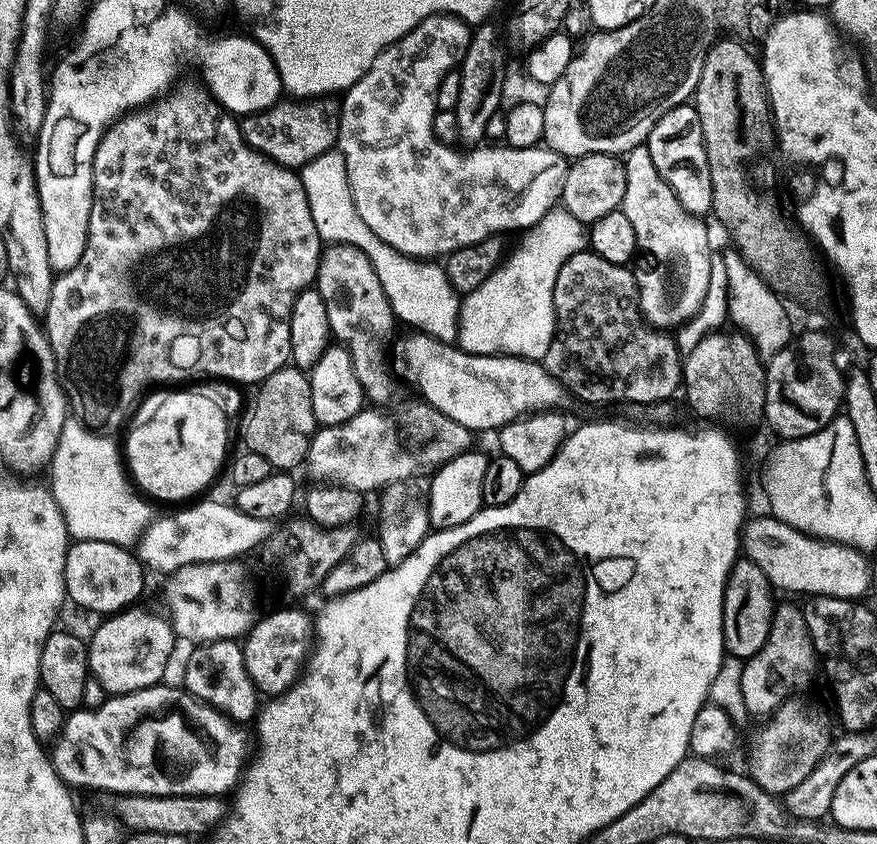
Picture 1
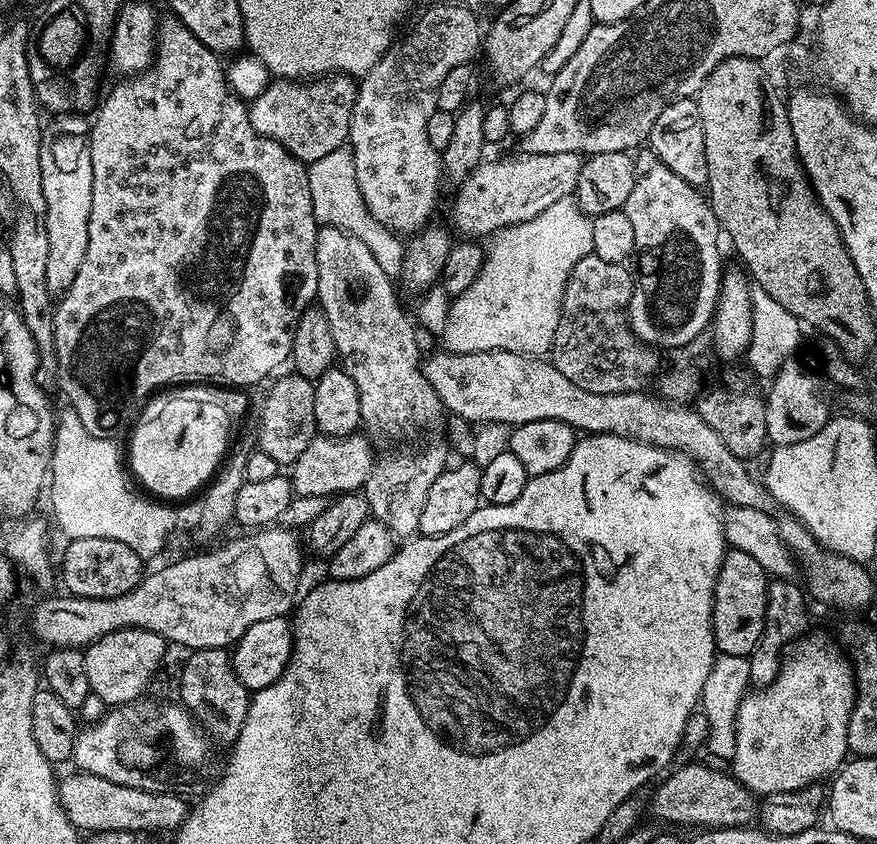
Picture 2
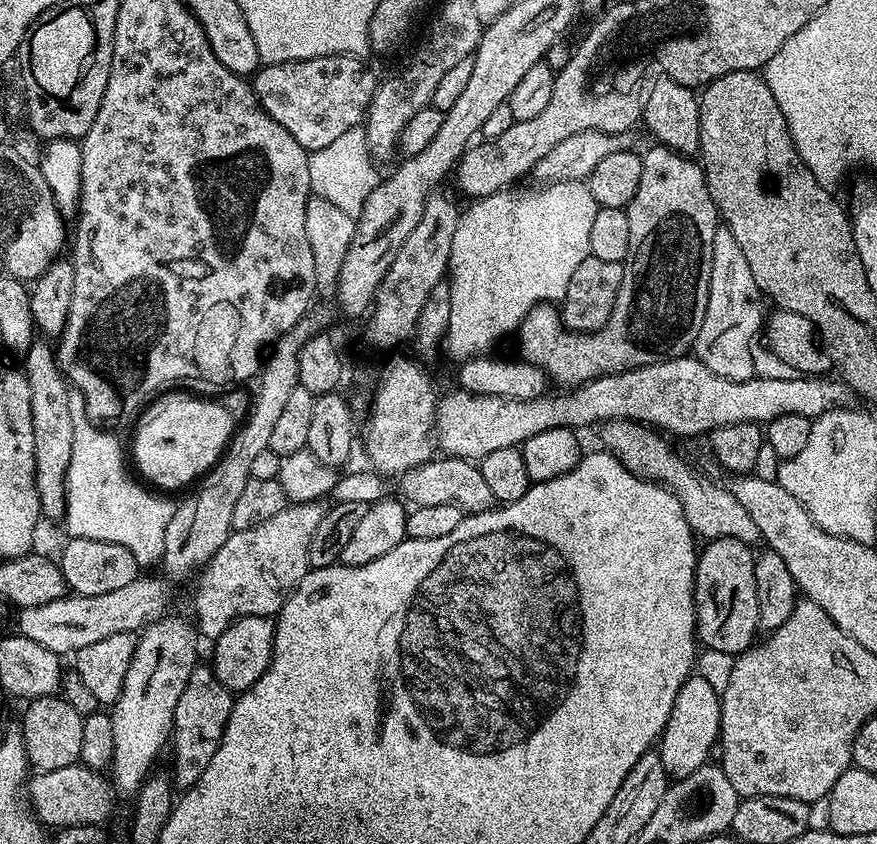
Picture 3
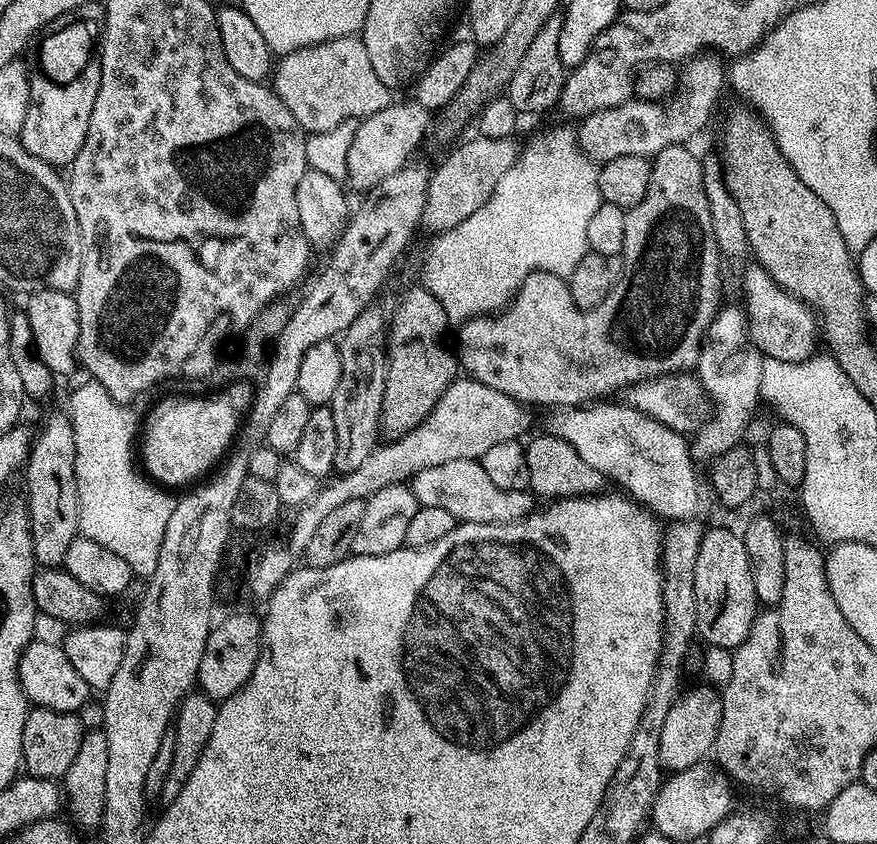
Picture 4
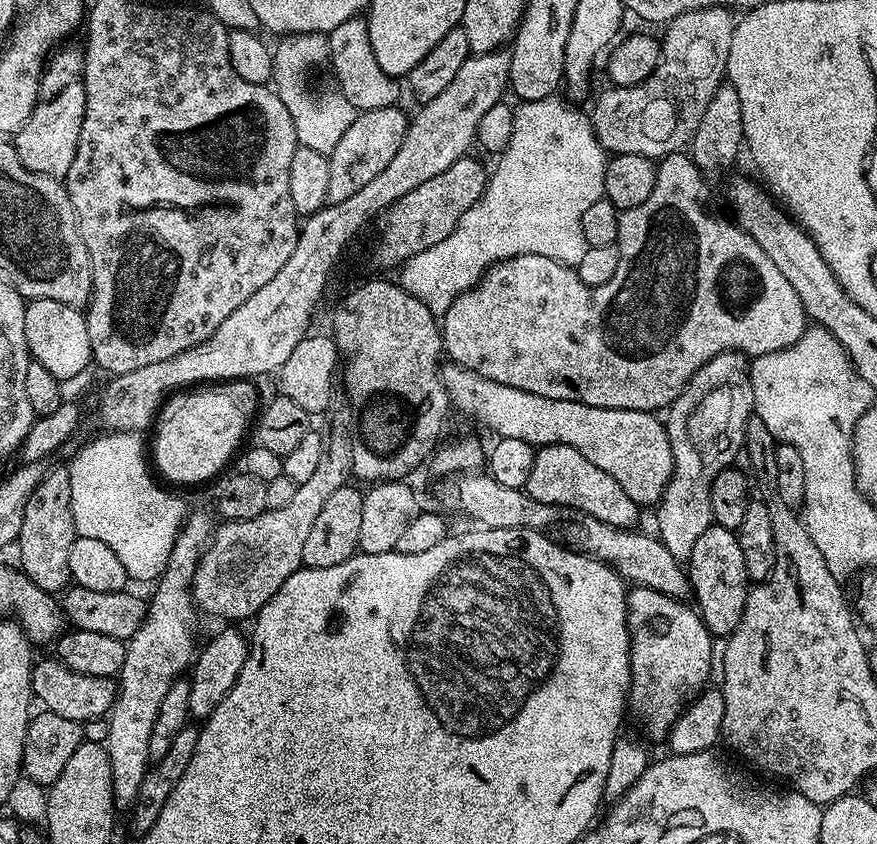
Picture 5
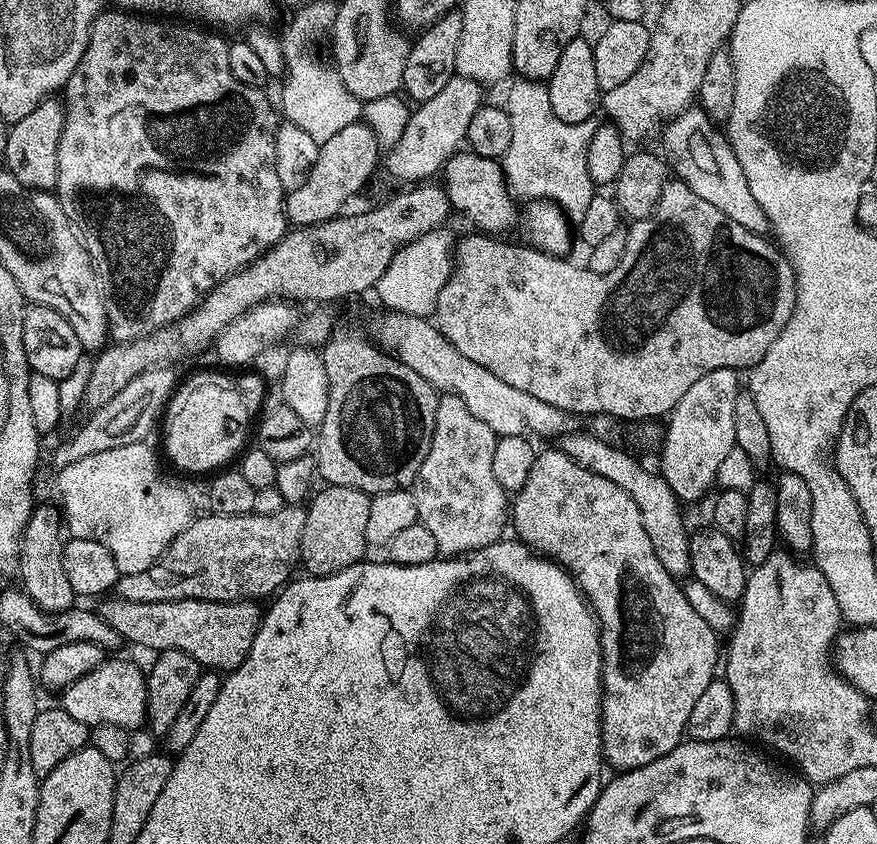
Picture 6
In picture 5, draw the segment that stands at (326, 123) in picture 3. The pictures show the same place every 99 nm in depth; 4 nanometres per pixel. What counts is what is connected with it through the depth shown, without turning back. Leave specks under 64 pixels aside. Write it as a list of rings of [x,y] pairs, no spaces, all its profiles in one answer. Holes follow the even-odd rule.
[[[363,15],[342,22],[342,26],[327,33],[328,60],[332,64],[332,72],[336,75],[335,87],[341,96],[349,100],[360,112],[369,112],[379,108],[391,108],[397,103],[402,92],[402,84],[397,77],[388,76],[382,66],[378,66],[378,58],[370,50],[370,34],[368,22]]]

